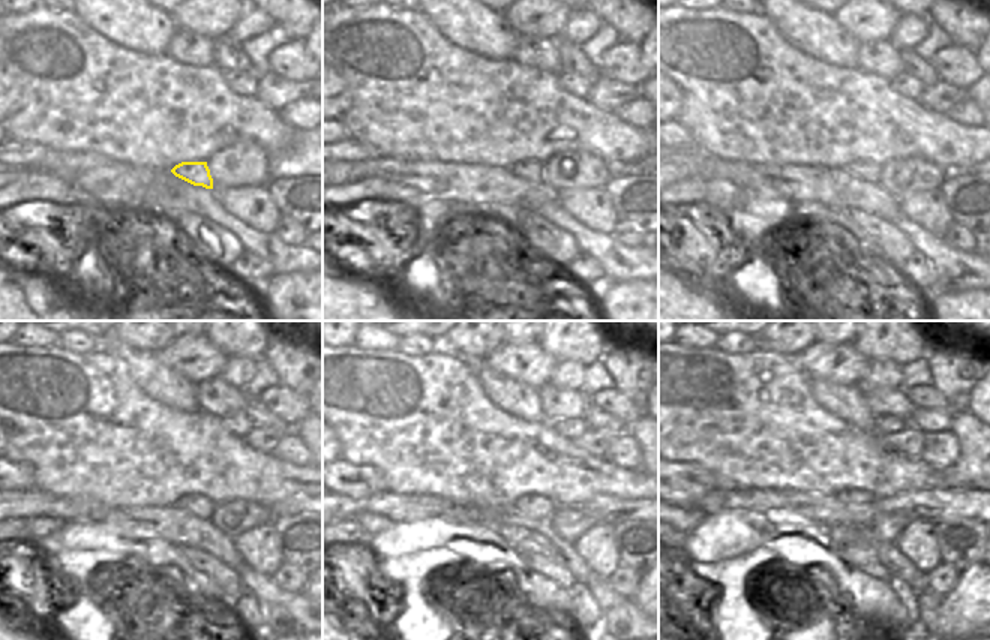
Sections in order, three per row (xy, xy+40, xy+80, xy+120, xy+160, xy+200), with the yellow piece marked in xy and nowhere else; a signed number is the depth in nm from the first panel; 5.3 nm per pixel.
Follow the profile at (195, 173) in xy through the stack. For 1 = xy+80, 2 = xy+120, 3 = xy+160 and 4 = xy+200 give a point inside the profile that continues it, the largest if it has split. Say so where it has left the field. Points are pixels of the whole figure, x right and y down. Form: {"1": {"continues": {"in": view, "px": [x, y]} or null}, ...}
{"1": {"continues": {"in": "xy+80", "px": [869, 171]}}, "2": {"continues": {"in": "xy+120", "px": [200, 505]}}, "3": {"continues": {"in": "xy+160", "px": [534, 507]}}, "4": {"continues": {"in": "xy+200", "px": [851, 495]}}}

